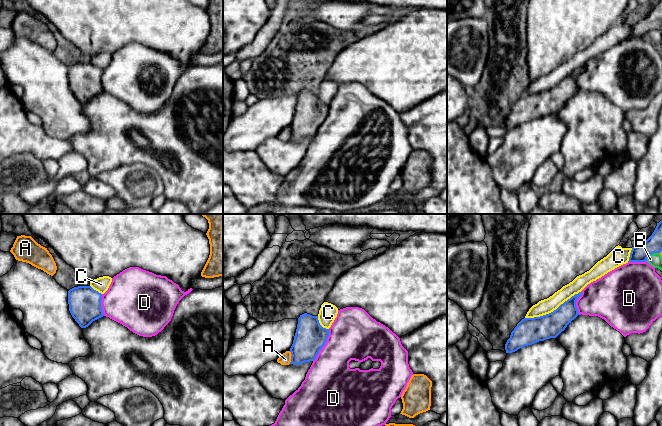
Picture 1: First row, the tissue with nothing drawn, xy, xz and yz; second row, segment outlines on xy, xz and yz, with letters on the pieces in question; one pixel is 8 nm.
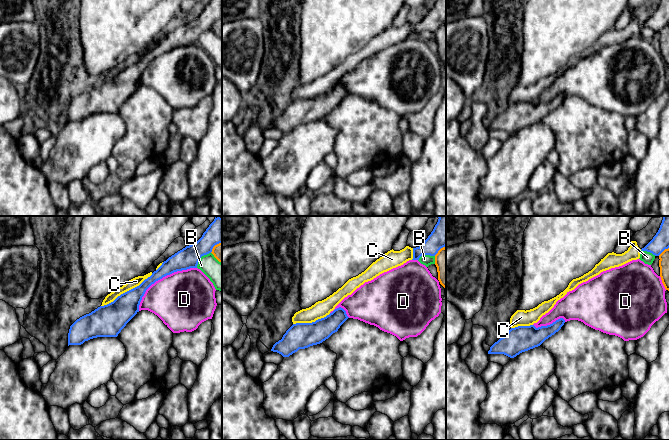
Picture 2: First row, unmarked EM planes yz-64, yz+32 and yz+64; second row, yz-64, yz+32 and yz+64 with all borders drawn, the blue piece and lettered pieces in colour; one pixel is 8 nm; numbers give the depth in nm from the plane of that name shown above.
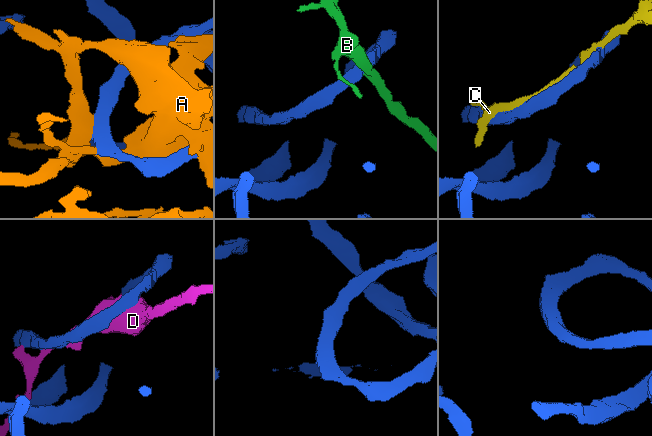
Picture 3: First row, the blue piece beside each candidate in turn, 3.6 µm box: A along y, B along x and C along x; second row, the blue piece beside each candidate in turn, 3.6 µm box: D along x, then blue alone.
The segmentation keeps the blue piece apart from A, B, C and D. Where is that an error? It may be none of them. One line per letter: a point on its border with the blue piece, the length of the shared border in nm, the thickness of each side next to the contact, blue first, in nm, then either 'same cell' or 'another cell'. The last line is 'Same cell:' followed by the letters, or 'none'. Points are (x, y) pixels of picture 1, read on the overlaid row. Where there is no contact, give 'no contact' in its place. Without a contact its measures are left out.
A: meets blue in xz at (291, 357); contact 100 nm long; 240 nm thick on the blue side, 90 nm on the other; same cell
B: meets blue in yz at (651, 253); contact 130 nm long; 140 nm thick on the blue side, 110 nm on the other; another cell
C: meets blue in yz at (553, 311); contact 500 nm long; 200 nm thick on the blue side, 120 nm on the other; another cell
D: meets blue in xz at (324, 344); contact 300 nm long; 240 nm thick on the blue side, 400 nm on the other; another cell
Same cell: A

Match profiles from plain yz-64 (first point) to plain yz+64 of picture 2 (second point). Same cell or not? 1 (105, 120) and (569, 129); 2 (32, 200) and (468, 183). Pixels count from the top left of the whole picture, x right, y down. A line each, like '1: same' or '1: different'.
1: different
2: same

